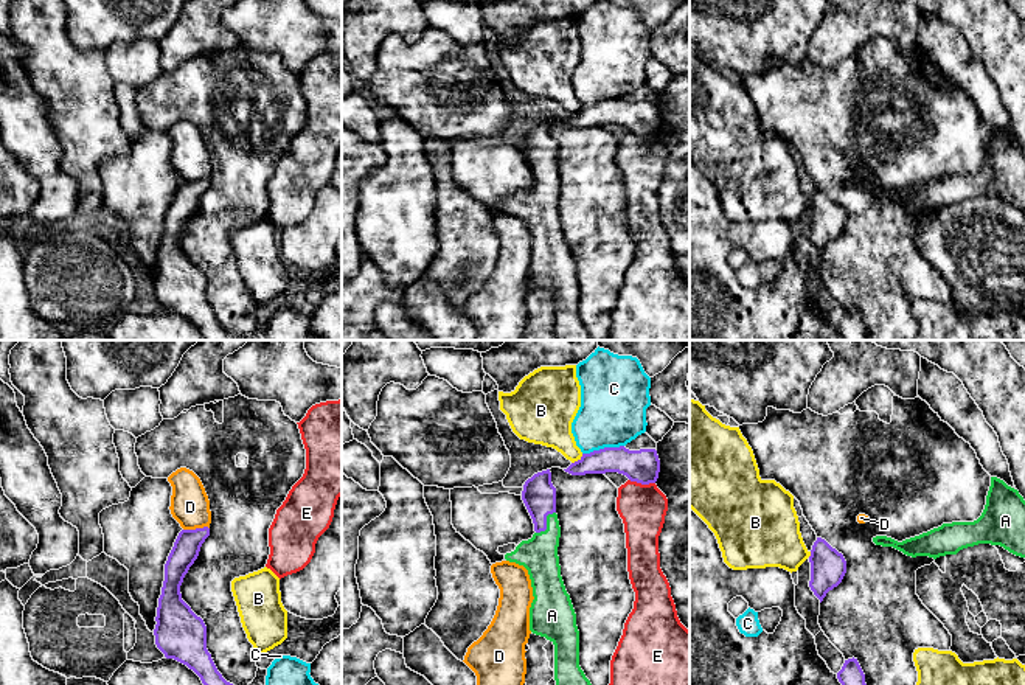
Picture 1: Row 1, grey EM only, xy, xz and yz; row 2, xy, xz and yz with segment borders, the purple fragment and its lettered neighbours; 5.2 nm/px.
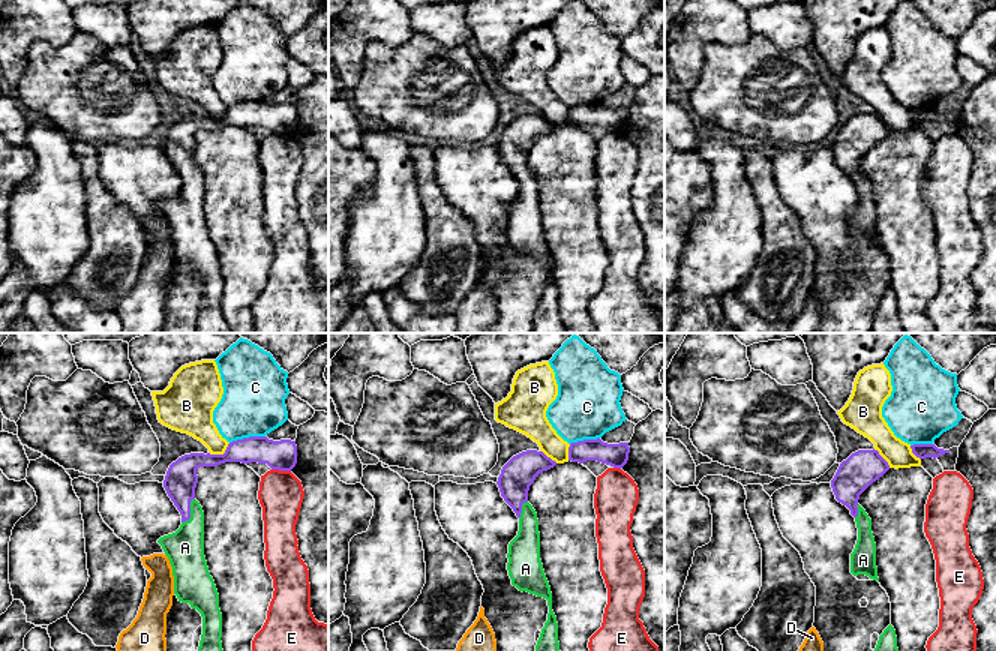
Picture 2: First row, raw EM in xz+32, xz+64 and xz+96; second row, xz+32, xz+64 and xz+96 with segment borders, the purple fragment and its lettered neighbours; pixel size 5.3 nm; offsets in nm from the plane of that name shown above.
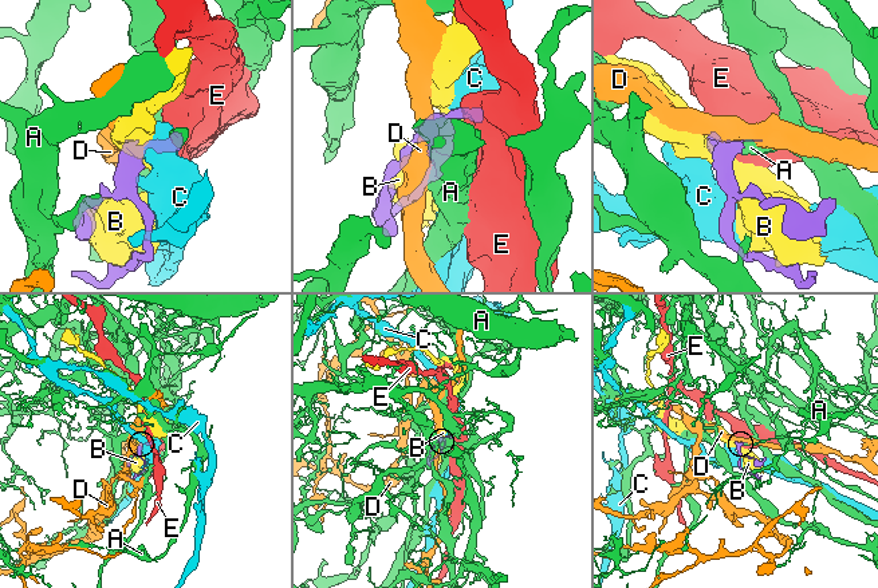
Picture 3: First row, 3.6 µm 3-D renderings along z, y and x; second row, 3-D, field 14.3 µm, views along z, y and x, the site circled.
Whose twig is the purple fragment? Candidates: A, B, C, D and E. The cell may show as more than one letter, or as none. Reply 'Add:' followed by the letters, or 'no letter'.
Add: A

